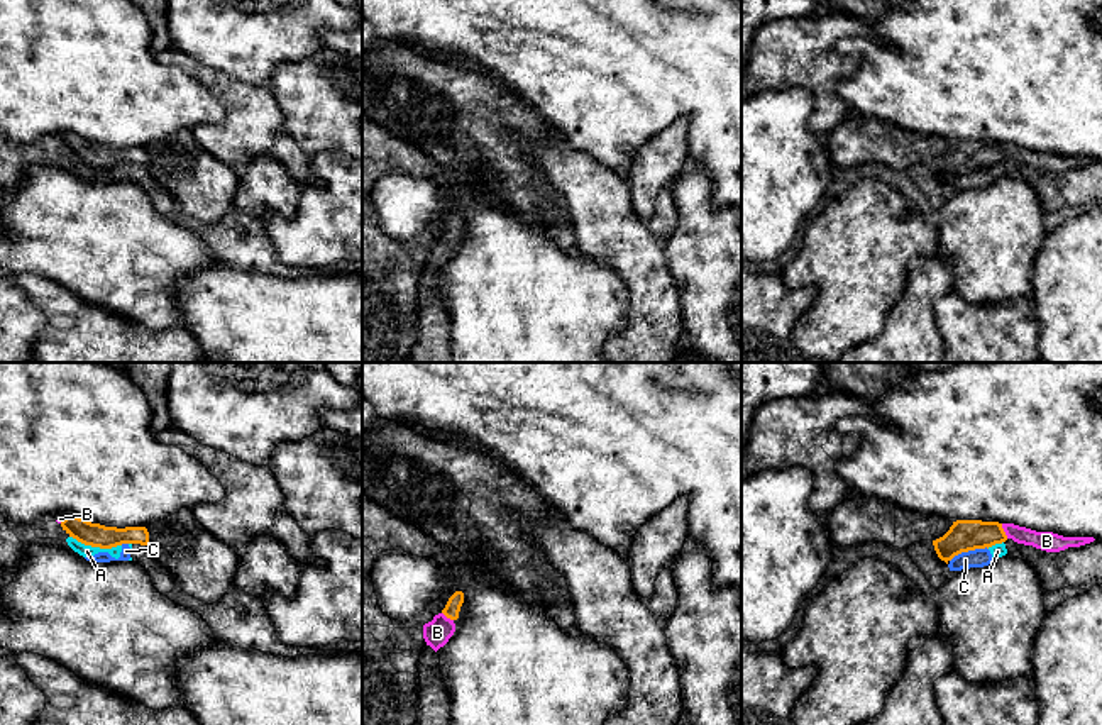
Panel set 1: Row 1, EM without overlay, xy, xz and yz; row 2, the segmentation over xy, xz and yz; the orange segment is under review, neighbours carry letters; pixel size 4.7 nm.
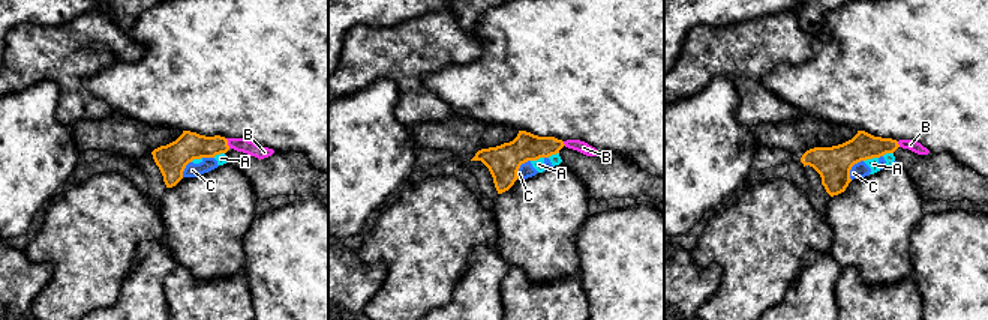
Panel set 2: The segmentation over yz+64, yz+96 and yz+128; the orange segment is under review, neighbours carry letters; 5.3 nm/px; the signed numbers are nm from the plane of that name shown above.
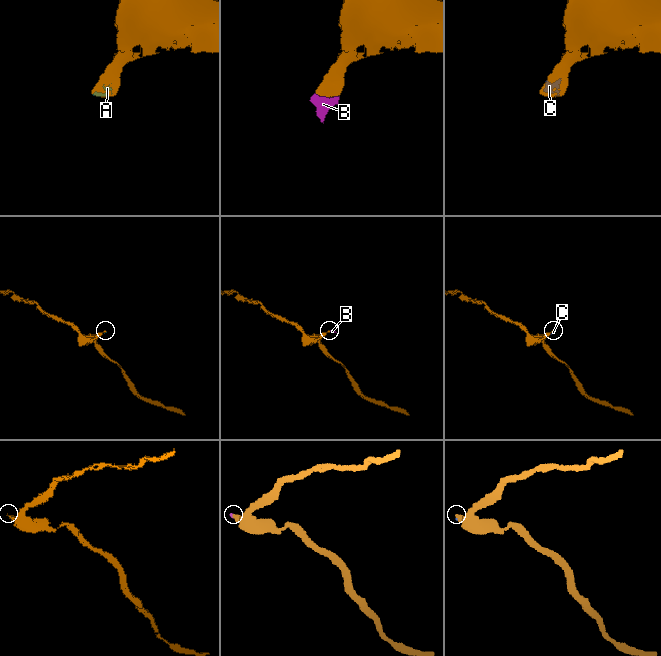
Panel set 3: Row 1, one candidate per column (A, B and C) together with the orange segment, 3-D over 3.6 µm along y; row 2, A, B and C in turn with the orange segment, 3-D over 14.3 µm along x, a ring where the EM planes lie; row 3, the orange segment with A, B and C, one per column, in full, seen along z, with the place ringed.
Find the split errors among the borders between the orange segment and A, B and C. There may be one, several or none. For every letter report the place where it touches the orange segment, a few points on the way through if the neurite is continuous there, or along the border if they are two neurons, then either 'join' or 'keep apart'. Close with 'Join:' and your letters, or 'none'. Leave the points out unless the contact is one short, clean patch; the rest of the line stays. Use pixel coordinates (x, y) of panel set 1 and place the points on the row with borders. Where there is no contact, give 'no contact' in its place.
A: meets orange in xy at (95, 546); border along xy (70, 536), (92, 546), (121, 546); keep apart
B: meets orange in yz at (1002, 531); runs through yz (964, 536), (1002, 531), (1046, 541); join
C: meets orange in yz at (969, 549); border along yz (987, 547), (962, 551), (950, 561); keep apart
Join: B

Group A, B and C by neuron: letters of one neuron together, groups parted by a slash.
A C / B

